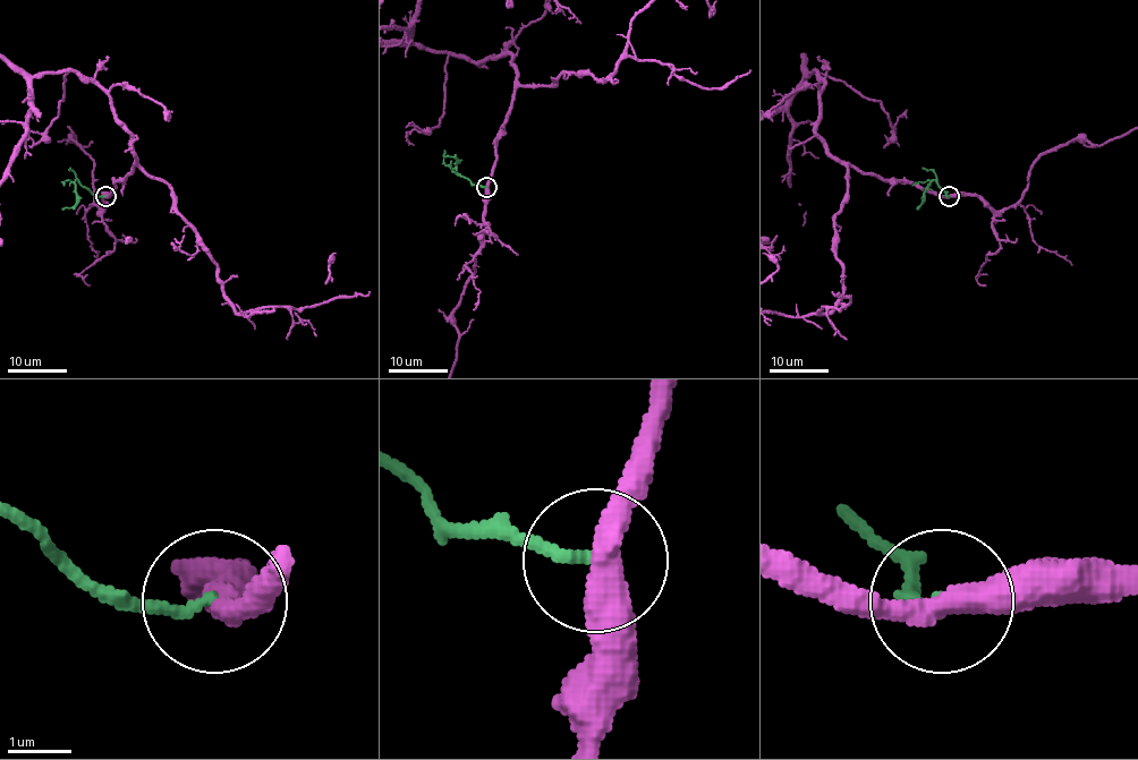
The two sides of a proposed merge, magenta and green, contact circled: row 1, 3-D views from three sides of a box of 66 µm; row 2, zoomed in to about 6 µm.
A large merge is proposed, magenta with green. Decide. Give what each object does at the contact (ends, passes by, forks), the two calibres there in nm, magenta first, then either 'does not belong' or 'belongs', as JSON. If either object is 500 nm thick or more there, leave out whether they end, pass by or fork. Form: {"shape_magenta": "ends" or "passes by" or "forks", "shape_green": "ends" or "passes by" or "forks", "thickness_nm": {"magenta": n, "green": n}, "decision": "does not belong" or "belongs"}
{"shape_magenta": "passes by", "shape_green": "ends", "thickness_nm": {"magenta": 420, "green": 170}, "decision": "does not belong"}

